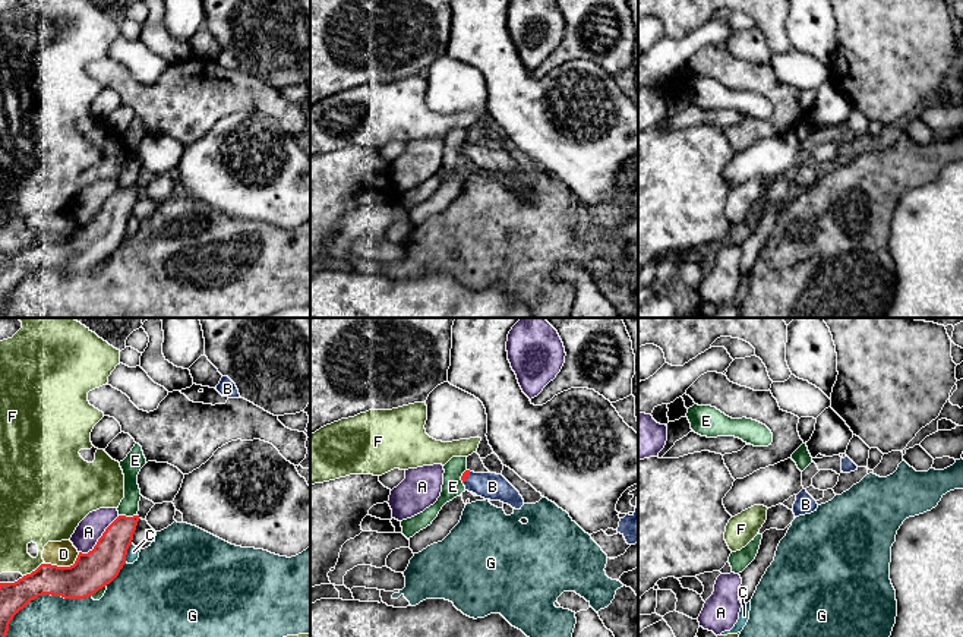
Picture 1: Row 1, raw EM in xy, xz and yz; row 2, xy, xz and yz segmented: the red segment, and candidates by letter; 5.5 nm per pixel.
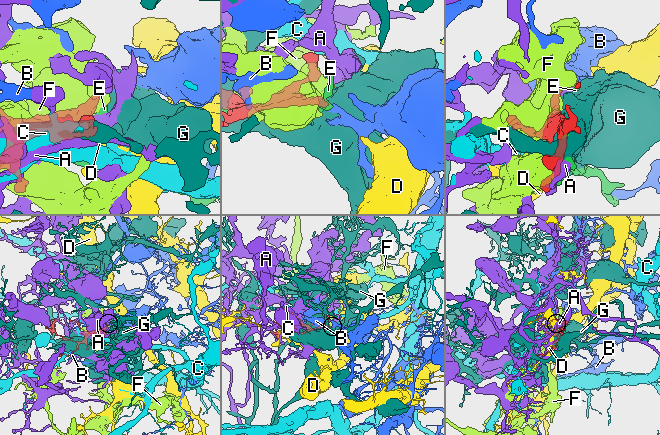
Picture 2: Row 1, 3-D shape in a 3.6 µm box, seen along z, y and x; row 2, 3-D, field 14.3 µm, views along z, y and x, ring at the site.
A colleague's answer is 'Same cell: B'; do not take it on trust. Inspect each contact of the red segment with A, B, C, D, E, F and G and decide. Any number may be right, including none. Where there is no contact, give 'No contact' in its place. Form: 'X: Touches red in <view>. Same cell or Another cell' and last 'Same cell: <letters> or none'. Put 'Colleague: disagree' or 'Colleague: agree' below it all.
A: Touches red in xy. Another cell
B: Touches red in xz. Same cell
C: Touches red in xy. Another cell
D: Touches red in xy. Another cell
E: Touches red in xy. Another cell
F: Touches red in xy. Another cell
G: Touches red in xy. Another cell
Same cell: B
Colleague: agree

